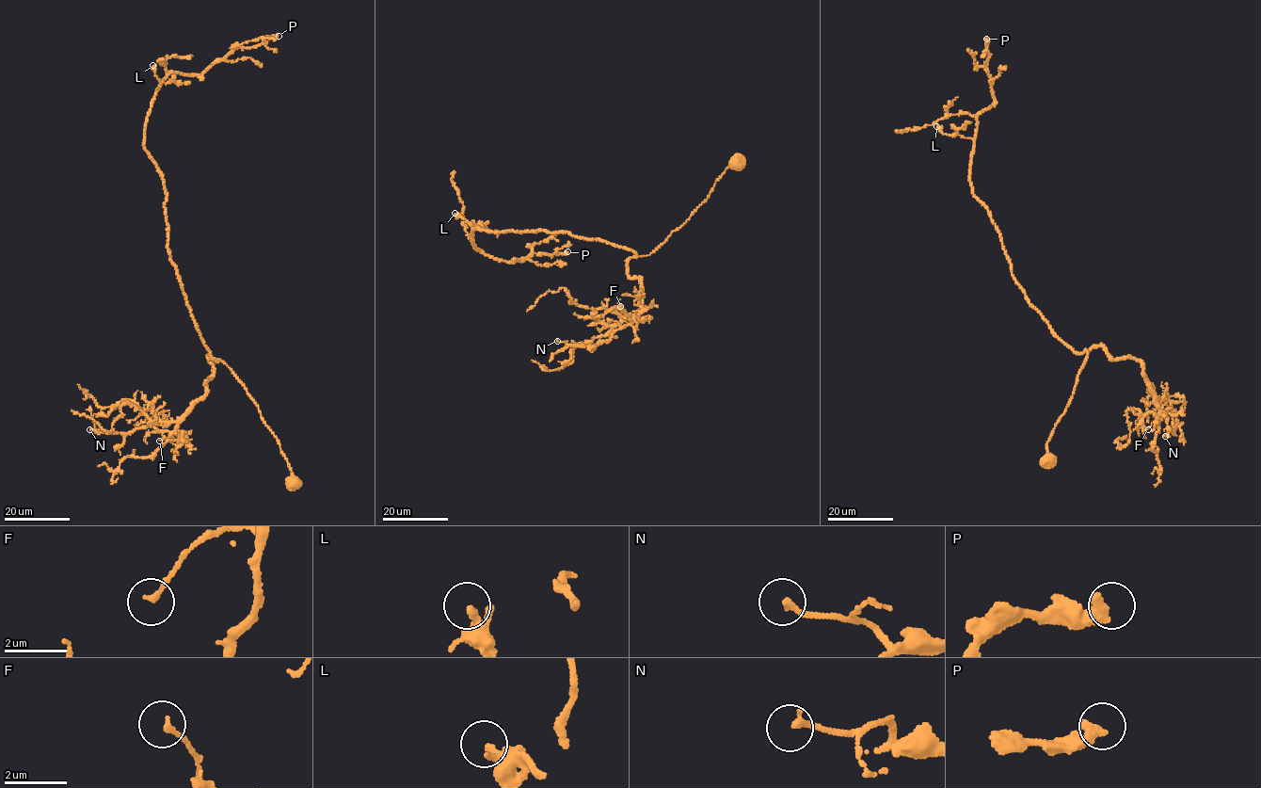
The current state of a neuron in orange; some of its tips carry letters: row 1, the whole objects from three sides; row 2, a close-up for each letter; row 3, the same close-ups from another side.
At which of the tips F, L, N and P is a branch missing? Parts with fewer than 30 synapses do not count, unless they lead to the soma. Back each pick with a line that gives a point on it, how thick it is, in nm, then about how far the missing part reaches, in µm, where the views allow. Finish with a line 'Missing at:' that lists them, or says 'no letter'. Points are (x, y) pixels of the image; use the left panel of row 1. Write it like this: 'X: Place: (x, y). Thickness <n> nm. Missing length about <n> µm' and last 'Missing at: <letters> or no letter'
P: Place: (279, 36). Thickness 360 nm. Missing length about 10 µm
Missing at: P

